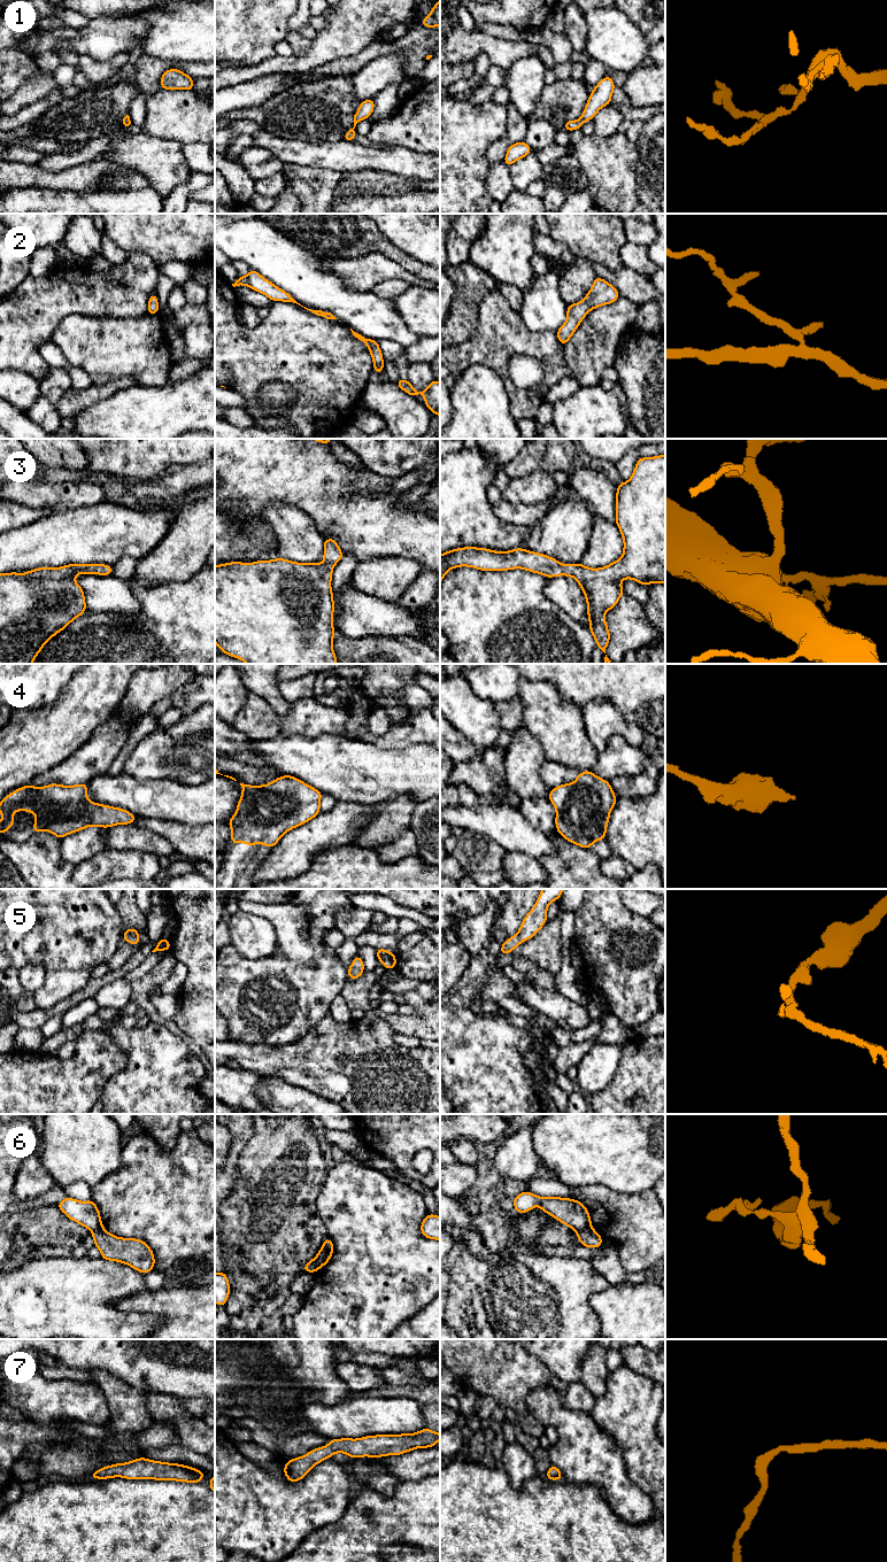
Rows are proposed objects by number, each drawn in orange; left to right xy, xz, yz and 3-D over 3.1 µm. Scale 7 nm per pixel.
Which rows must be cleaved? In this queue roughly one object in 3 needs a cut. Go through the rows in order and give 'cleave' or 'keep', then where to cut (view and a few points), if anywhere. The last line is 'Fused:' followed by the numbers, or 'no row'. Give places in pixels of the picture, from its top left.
1: keep; no cut
2: keep; no cut
3: keep; no cut
4: keep; no cut
5: keep; no cut
6: cleave; cut in xz along (319, 1252), (313, 1271)
7: keep; no cut
Fused: 6

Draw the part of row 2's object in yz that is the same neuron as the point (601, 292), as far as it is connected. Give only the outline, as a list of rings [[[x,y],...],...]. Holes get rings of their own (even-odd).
[[[596,277],[584,300],[568,306],[566,320],[556,331],[557,339],[560,340],[561,345],[563,347],[565,346],[574,331],[578,328],[584,317],[592,309],[599,308],[603,304],[614,303],[619,297],[620,296],[614,285],[607,283],[600,277]]]

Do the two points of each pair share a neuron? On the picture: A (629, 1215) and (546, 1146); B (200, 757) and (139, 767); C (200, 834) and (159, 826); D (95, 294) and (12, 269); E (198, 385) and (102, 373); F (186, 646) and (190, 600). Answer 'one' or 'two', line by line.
A: two
B: one
C: one
D: two
E: two
F: one

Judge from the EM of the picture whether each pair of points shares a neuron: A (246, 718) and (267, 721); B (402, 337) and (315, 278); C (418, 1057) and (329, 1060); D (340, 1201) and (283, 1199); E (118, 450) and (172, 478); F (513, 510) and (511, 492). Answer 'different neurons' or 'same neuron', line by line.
A: same neuron
B: same neuron
C: same neuron
D: different neurons
E: different neurons
F: different neurons

